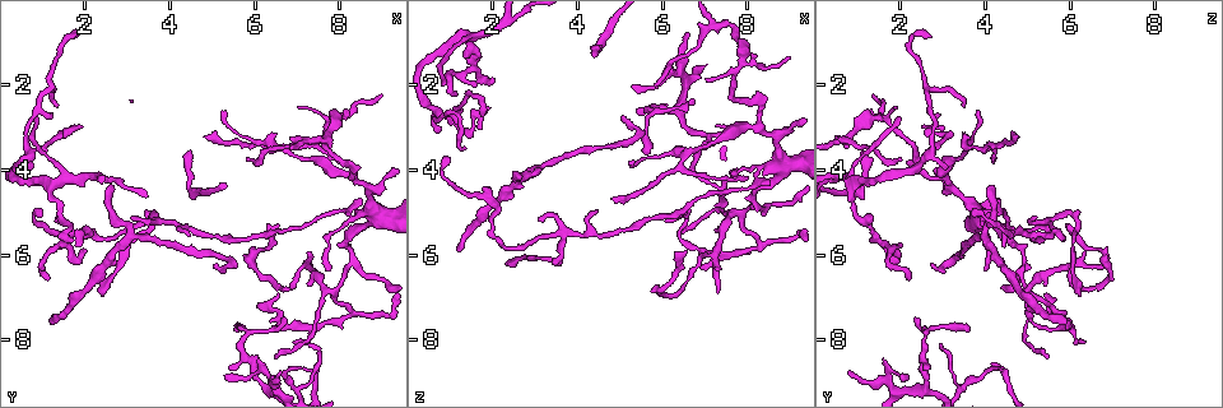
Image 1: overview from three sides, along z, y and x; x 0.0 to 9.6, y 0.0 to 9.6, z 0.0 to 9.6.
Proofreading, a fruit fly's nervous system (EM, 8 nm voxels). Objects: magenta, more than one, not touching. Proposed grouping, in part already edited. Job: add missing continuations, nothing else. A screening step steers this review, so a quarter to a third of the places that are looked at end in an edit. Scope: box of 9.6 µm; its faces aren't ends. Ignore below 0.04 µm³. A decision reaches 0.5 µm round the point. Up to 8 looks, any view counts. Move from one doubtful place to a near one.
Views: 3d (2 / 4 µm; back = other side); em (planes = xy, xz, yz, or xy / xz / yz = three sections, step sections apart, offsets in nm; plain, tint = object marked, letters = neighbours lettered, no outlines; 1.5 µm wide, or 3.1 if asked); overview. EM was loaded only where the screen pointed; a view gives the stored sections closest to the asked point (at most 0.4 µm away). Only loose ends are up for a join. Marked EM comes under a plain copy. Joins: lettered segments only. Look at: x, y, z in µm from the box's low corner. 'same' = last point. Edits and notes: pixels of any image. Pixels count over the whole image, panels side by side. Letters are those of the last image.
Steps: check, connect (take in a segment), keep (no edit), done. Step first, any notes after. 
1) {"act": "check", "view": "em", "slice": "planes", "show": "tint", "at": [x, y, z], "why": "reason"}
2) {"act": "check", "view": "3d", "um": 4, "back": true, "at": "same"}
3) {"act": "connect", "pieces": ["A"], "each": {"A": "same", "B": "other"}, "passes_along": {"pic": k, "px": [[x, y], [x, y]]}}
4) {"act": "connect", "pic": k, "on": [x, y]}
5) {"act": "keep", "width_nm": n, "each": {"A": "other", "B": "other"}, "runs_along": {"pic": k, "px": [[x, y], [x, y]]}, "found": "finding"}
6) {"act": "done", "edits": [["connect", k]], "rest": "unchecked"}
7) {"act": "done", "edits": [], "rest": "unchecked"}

{"act": "check", "view": "em", "slice": "yz", "step": 8, "show": "letters", "at": [0.90, 4.95, 3.70], "why": "free end"}

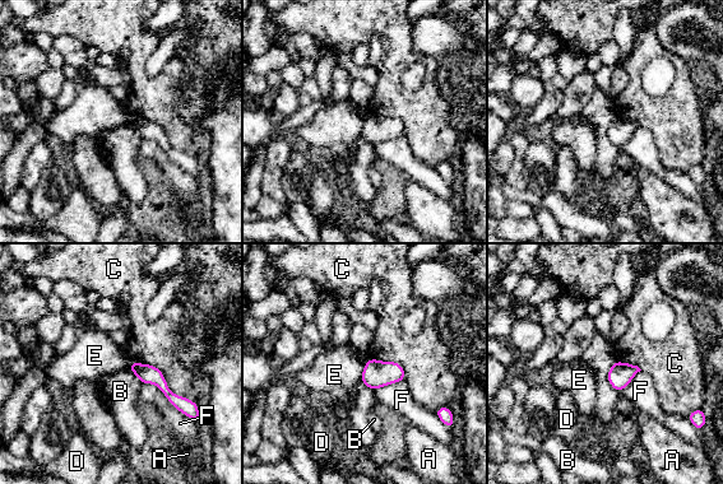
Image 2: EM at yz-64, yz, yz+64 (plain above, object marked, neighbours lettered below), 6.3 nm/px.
{"act": "check", "view": "em", "slice": "planes", "show": "letters", "at": "same"}

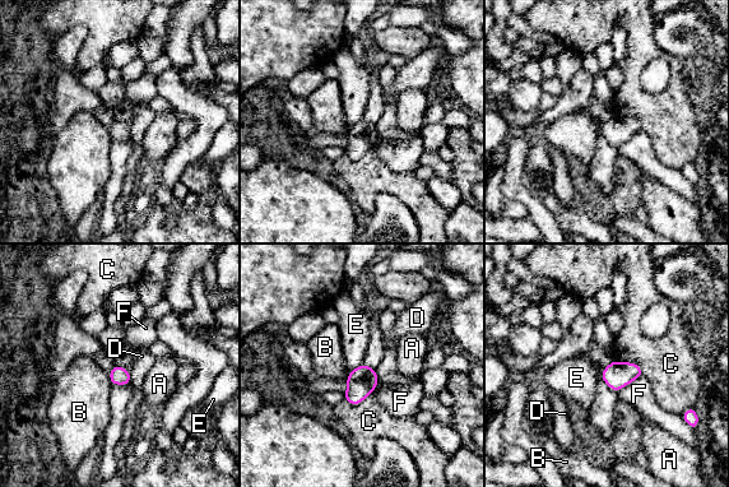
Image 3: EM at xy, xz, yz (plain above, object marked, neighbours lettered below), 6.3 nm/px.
{"act": "keep", "longest_contact_nm": ["C", 220], "each": {"A": "other", "B": "other", "C": "other", "D": "other", "E": "other", "F": "other"}, "border": {"pic": 3, "px": [[362, 363], [348, 374]]}, "found": "no lettered segment goes on from it"}

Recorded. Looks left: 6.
{"act": "check", "view": "em", "slice": "xy", "step": 8, "show": "letters", "at": [1.15, 7.55, 6.00], "why": "thin end"}

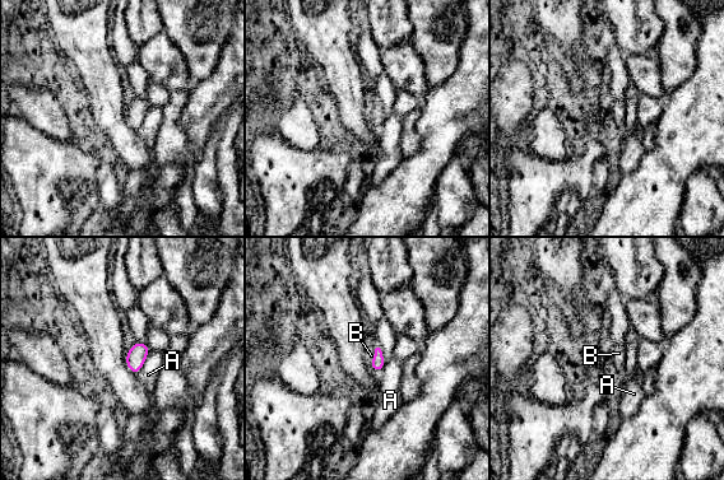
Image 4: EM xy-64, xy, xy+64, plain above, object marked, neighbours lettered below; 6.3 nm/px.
{"act": "check", "view": "em", "slice": "planes", "show": "letters", "at": "same"}

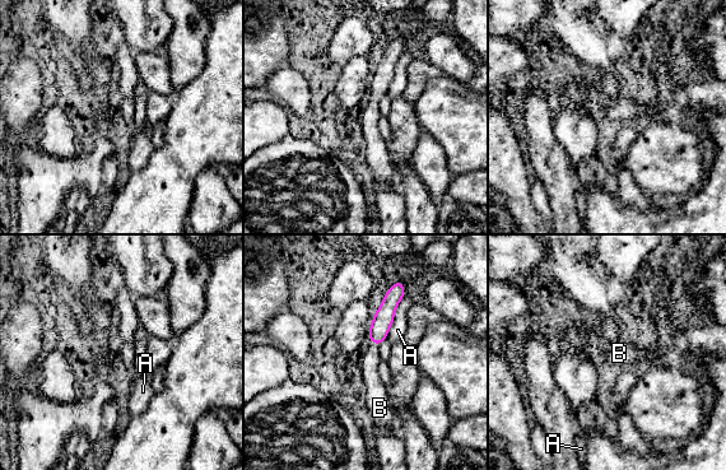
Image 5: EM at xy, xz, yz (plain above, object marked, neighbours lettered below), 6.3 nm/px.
{"act": "connect", "pieces": ["B"], "each": {"A": "other", "B": "same"}, "passes_along": {"pic": 5, "px": [[384, 317], [373, 343], [371, 357]]}, "found": "the neuron continues"}

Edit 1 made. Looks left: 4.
{"act": "check", "view": "overview", "why": "redraw"}

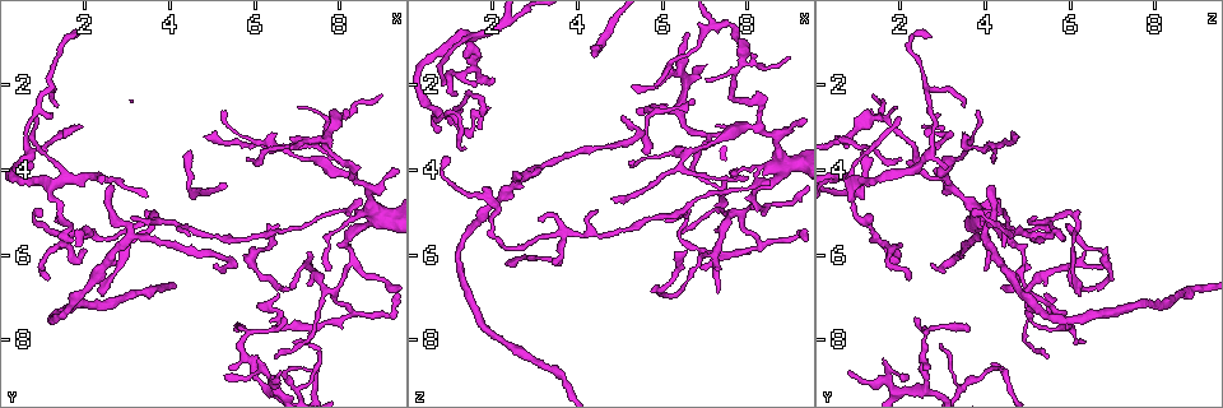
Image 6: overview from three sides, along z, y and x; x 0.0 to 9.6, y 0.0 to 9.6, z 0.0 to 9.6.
{"act": "check", "view": "em", "slice": "xz", "step": 4, "show": "letters", "at": [5.70, 3.70, 2.00], "why": "an open end"}

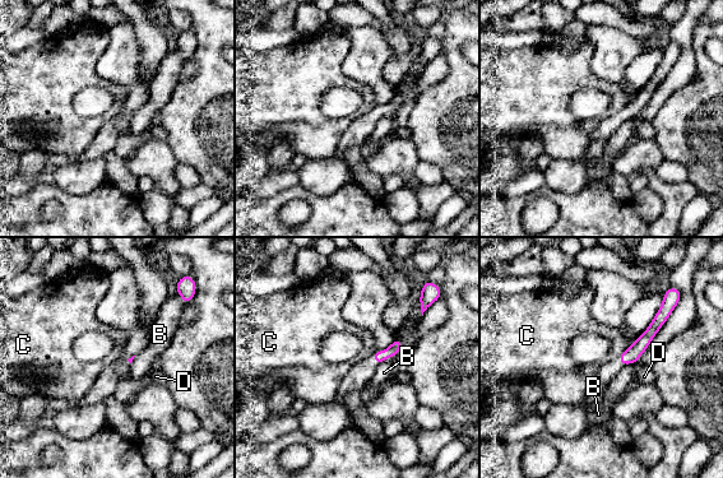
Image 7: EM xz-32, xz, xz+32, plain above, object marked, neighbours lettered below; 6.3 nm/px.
{"act": "keep", "each": {"B": "other", "C": "other", "D": "other"}, "found": "no lettered segment goes on from it"}

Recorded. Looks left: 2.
{"act": "done", "edits": [["connect", 5]], "rest": "unchecked"}

